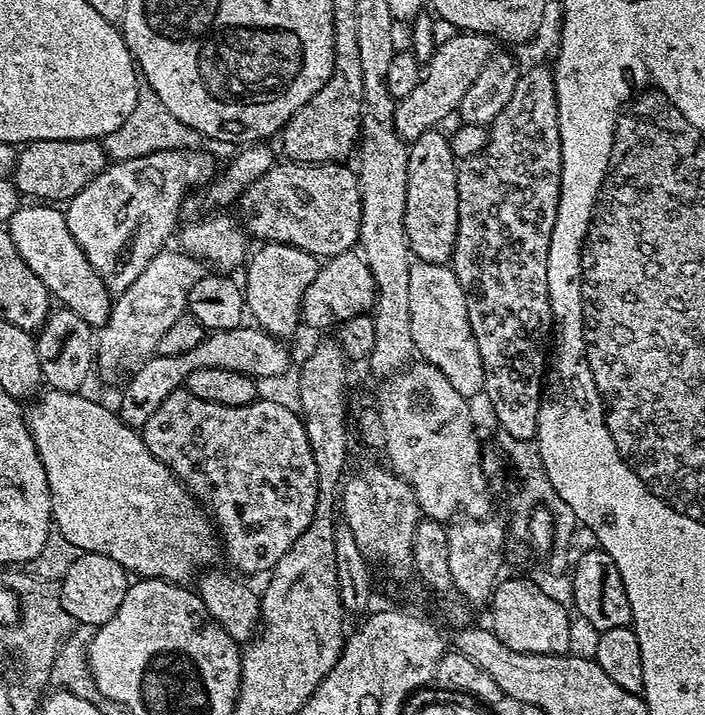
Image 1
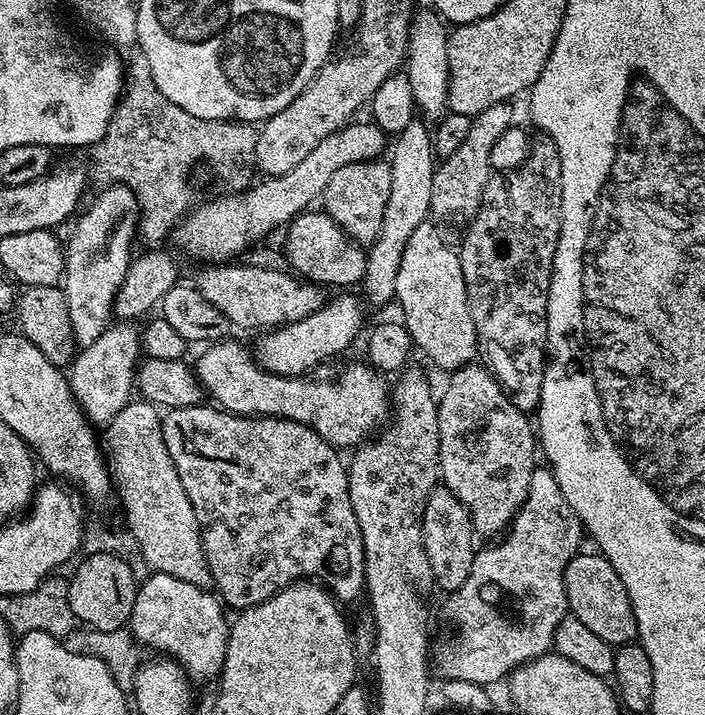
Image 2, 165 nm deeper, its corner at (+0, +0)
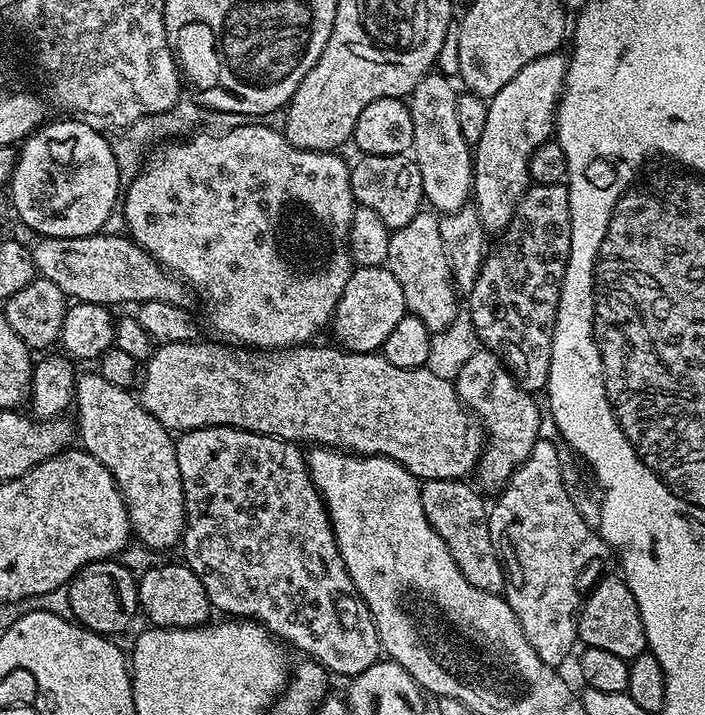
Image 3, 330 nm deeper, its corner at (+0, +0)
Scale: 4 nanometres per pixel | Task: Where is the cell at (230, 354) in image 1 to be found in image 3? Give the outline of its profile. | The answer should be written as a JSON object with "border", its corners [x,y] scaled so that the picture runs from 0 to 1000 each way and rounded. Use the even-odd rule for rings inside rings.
{"border":[[[548,372],[506,373],[501,379],[496,394],[491,394],[491,406],[485,406],[485,417],[479,420],[477,436],[471,442],[468,464],[477,469],[475,480],[496,492],[533,492],[543,488],[548,471],[559,463],[559,456],[570,450],[576,441],[570,400],[565,400],[565,389]]]}

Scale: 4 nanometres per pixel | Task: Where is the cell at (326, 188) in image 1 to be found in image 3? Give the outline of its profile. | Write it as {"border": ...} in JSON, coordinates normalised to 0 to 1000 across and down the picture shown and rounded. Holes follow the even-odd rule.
{"border":[[[583,217],[572,218],[518,218],[509,220],[506,229],[498,231],[499,274],[506,287],[530,294],[552,322],[576,316],[599,294],[603,284],[599,266],[599,243]]]}

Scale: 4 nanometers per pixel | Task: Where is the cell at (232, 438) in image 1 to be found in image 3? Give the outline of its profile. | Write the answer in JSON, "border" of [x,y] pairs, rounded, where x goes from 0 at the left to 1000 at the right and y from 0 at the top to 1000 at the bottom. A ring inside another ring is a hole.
{"border":[[[277,599],[268,604],[254,606],[250,615],[250,634],[252,635],[252,663],[258,663],[258,685],[261,687],[261,766],[260,787],[287,814],[295,832],[296,846],[306,850],[312,859],[322,859],[329,864],[360,867],[373,873],[387,890],[399,897],[416,901],[433,919],[454,927],[471,943],[478,940],[482,945],[498,948],[513,943],[533,924],[540,922],[542,908],[536,892],[536,876],[530,876],[530,864],[519,848],[519,842],[505,828],[502,814],[491,797],[485,783],[482,765],[460,706],[454,687],[445,680],[443,666],[437,660],[437,645],[433,634],[426,632],[427,622],[413,615],[397,615],[391,610],[373,610],[365,604],[350,604],[342,599]]]}

